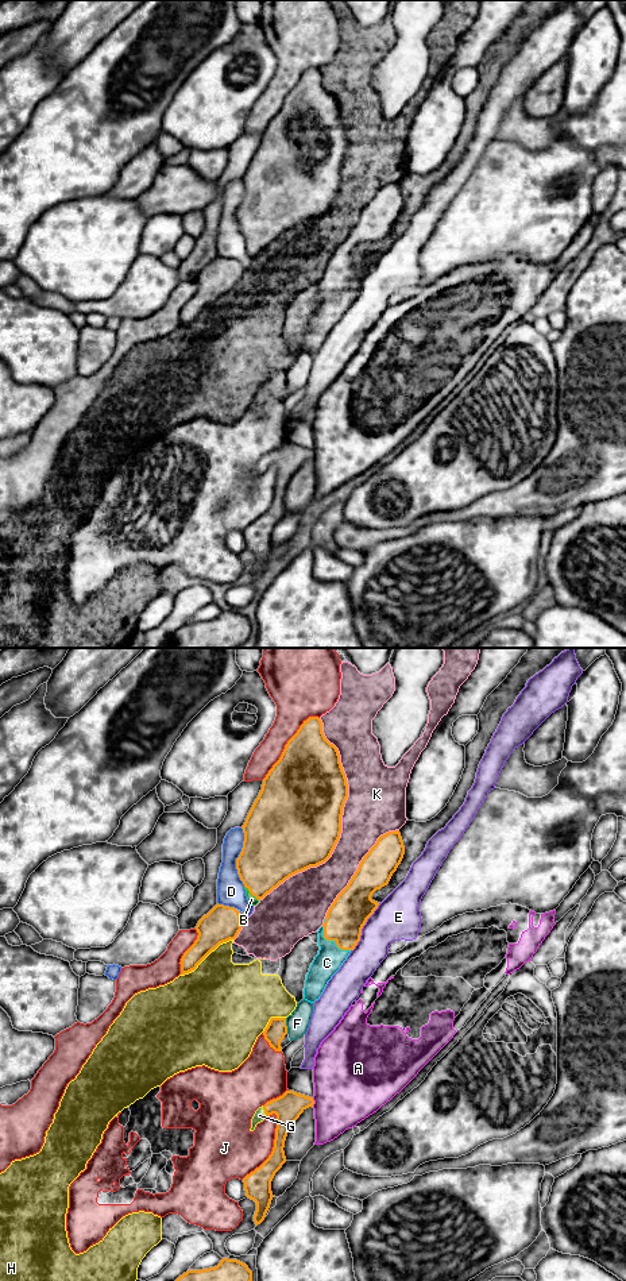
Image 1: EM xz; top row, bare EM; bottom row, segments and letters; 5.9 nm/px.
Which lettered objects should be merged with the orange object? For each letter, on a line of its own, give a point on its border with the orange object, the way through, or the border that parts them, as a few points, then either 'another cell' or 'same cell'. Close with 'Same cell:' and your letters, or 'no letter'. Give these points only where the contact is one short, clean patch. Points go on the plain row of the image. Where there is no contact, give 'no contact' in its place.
A: meets orange in xz at (313, 454); another cell
B: meets orange in xz at (251, 246); runs through xz (269, 208), (251, 246), (251, 251); same cell
C: meets orange in xz at (332, 292); same cell
D: meets orange in xz at (238, 209); another cell
E: meets orange in xz at (362, 280); another cell
F: meets orange in xz at (286, 378); another cell
G: meets orange in xz at (265, 463); runs through xz (288, 459), (270, 459), (265, 463), (259, 467); same cell
H: meets orange in xz at (207, 307); another cell
J: meets orange in xz at (273, 500); another cell
K: meets orange in xz at (340, 174); another cell
Same cell: B, C, G

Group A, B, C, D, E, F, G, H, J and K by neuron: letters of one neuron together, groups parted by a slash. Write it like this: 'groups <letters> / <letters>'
groups A / B C G / D / E / F / H K / J

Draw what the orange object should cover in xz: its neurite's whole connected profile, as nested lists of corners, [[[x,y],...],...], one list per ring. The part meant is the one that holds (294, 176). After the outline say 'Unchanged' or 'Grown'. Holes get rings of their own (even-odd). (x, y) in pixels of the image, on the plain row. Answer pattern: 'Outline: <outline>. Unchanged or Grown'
Outline: [[[309,69],[263,131],[262,142],[241,178],[244,193],[236,221],[250,256],[256,258],[290,228],[331,209],[340,190],[347,150],[348,136],[339,103],[325,90],[321,72]]]. Grown

